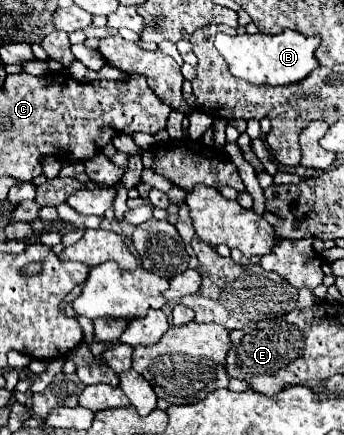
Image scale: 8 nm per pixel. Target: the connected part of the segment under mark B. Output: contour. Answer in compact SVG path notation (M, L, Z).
M283 31L277 35L265 35L265 33L257 33L257 35L223 35L219 33L215 37L215 47L221 53L221 57L225 59L229 71L237 77L237 79L245 79L249 83L257 83L257 85L293 85L299 83L301 79L305 79L315 67L317 61L313 59L315 49L319 47L317 37L307 37L295 31Z

